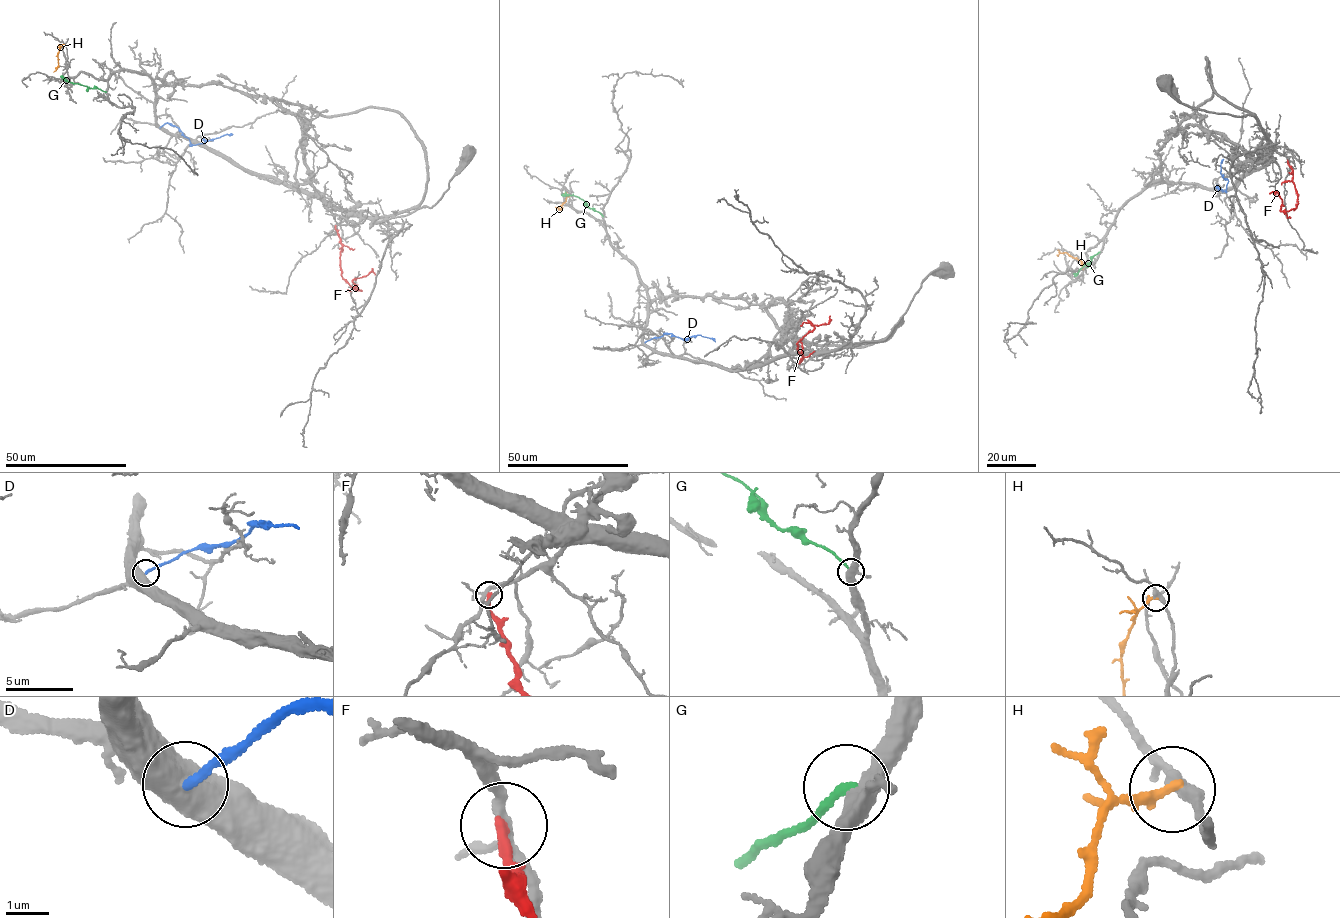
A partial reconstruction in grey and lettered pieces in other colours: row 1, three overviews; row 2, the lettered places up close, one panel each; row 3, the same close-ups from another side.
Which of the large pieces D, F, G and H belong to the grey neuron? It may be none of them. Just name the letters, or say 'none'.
none

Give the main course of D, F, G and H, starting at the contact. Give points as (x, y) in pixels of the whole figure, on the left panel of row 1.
D: (160, 127), (171, 123), (191, 144), (196, 145), (232, 134)
F: (335, 225), (342, 245), (342, 278), (361, 290), (352, 280), (367, 276), (373, 269)
G: (106, 91), (70, 83), (60, 76)
H: (63, 45), (53, 72)

